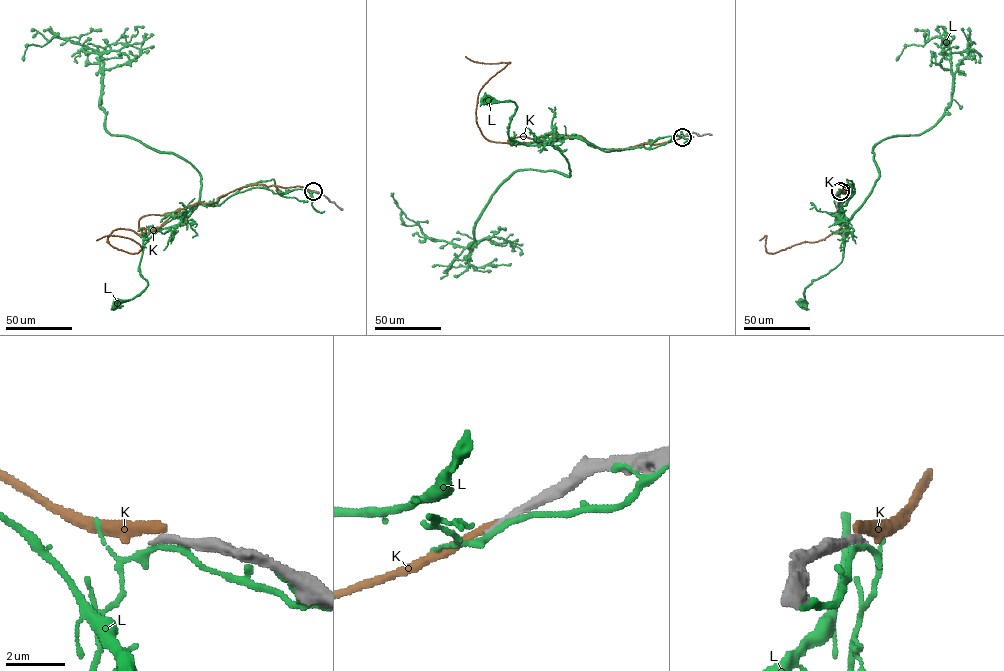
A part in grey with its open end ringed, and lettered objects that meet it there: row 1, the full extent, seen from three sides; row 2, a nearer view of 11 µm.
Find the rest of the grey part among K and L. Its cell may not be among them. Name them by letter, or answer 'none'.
none

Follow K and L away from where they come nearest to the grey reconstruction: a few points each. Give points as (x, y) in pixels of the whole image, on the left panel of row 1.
K: (313, 191), (249, 185), (143, 216), (143, 235), (108, 237), (137, 253), (126, 237), (96, 240)
L: (314, 191), (282, 193), (272, 179), (218, 205), (195, 204), (145, 244), (139, 272), (147, 286), (117, 301)

